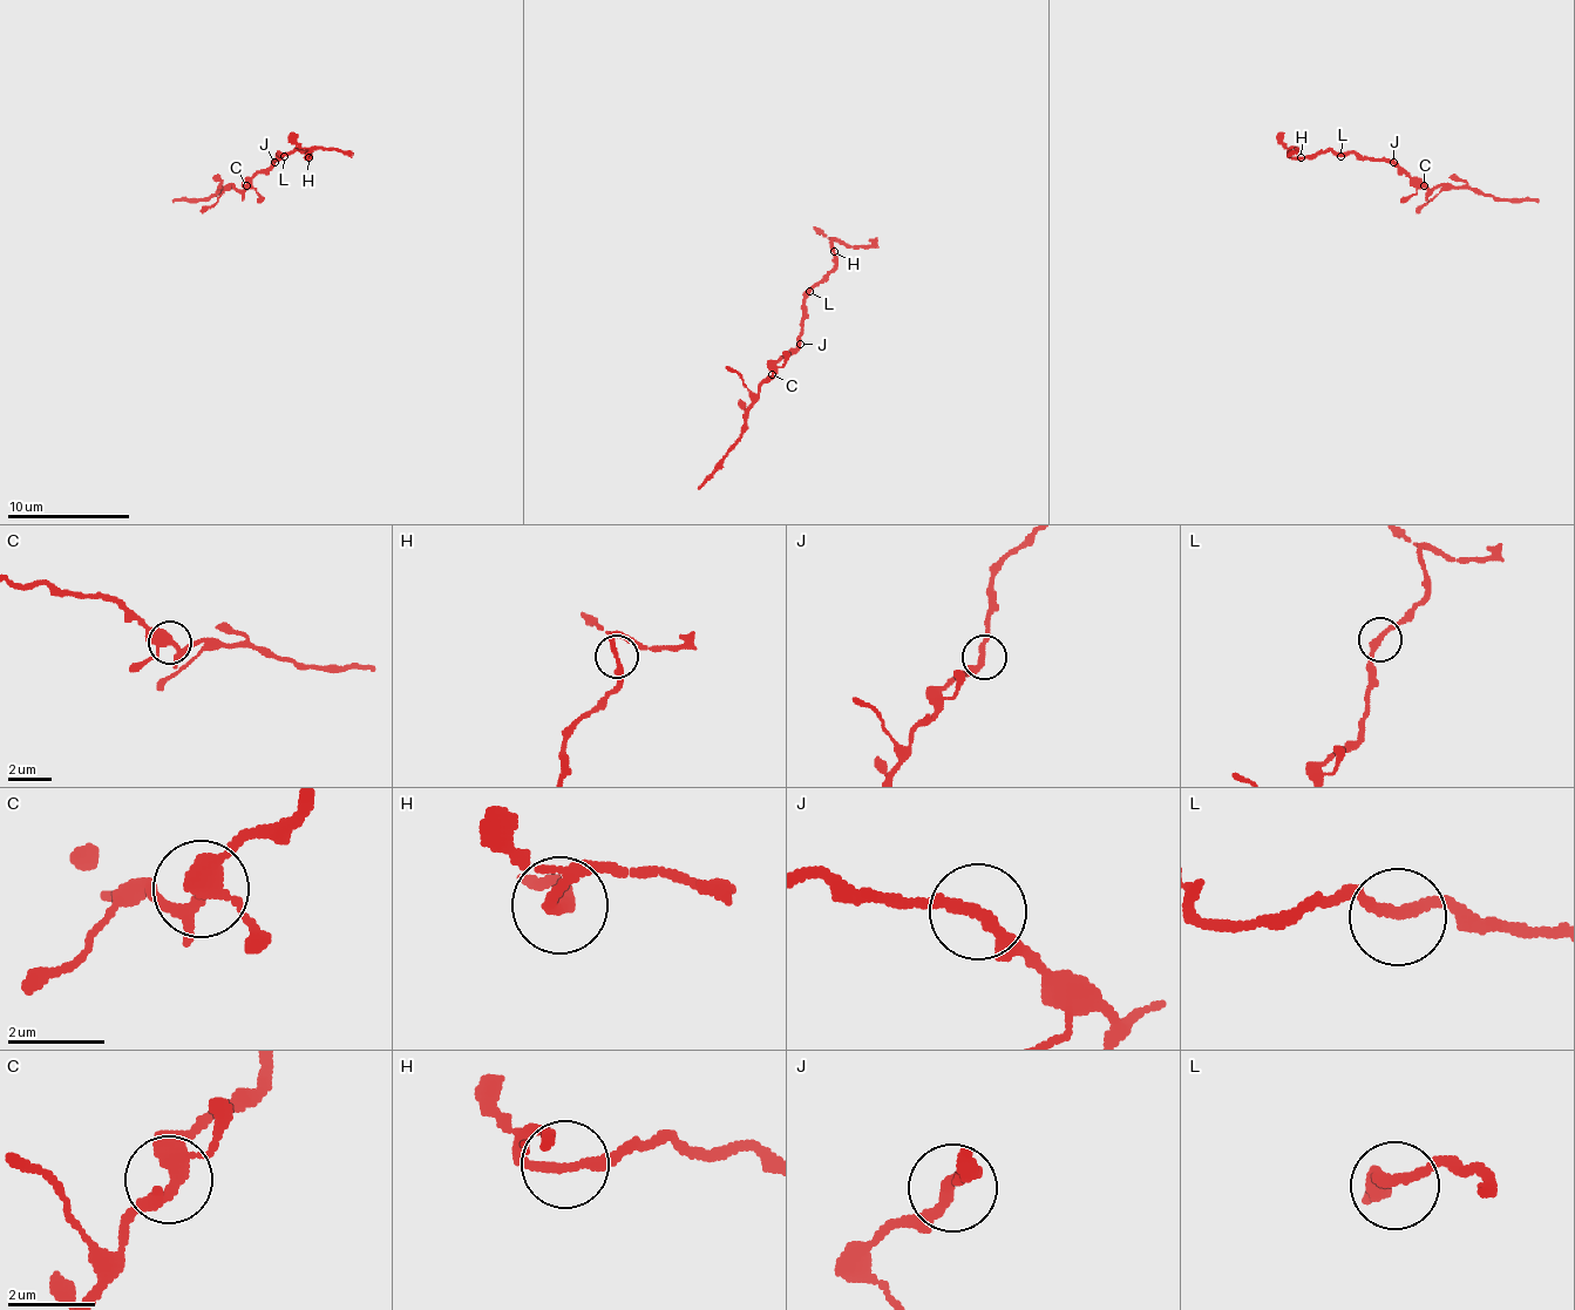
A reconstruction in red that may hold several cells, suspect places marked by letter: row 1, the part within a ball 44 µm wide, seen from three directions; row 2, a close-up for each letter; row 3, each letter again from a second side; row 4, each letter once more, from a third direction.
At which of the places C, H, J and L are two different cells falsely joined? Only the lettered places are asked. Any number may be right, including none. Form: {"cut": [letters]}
{"cut": ["H"]}

